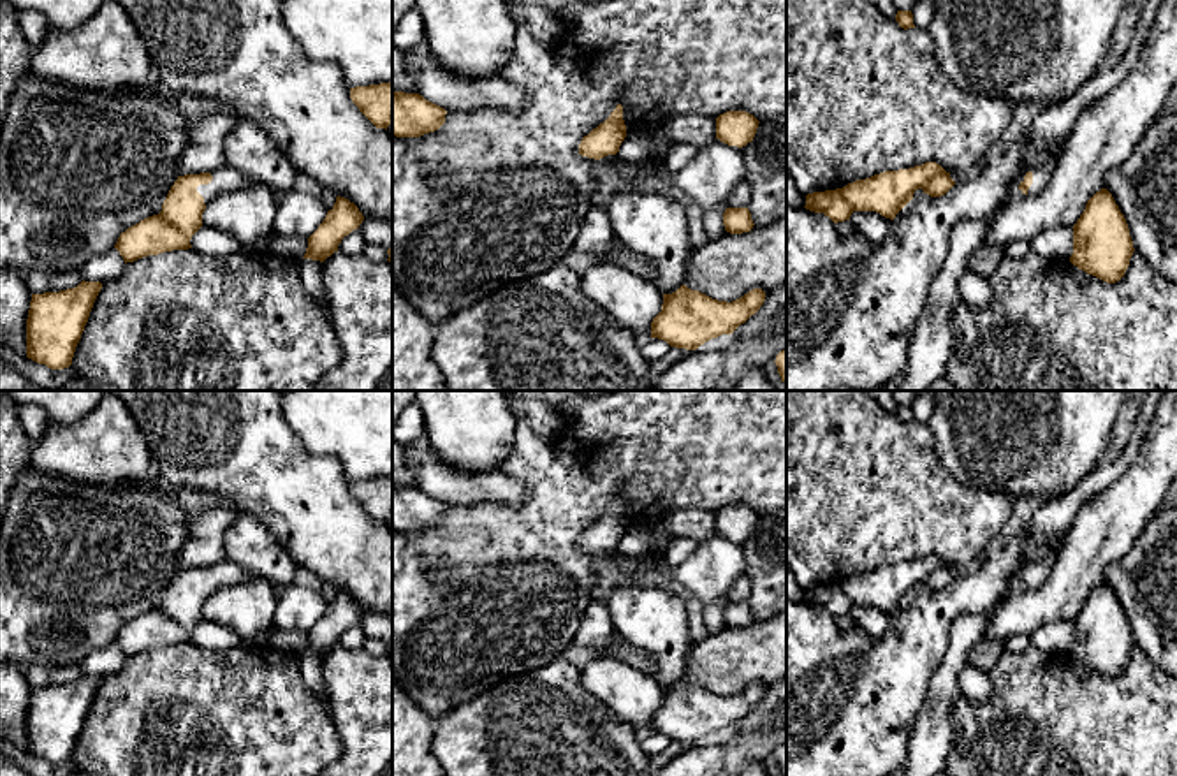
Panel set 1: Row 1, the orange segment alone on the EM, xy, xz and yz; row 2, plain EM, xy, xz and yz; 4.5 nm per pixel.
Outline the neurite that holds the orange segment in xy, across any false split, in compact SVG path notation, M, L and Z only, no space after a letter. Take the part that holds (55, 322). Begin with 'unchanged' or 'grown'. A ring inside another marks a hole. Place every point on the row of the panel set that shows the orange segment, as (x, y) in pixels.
unchanged; M81 282L60 292L32 294L26 318L26 357L51 370L72 364L100 282Z

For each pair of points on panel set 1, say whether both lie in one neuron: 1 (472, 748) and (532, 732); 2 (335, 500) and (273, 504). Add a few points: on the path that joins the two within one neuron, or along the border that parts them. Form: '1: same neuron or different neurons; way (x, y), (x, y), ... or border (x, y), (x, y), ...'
1: same neuron; way (486, 748), (518, 746)
2: same neuron; way (319, 500), (289, 500)

